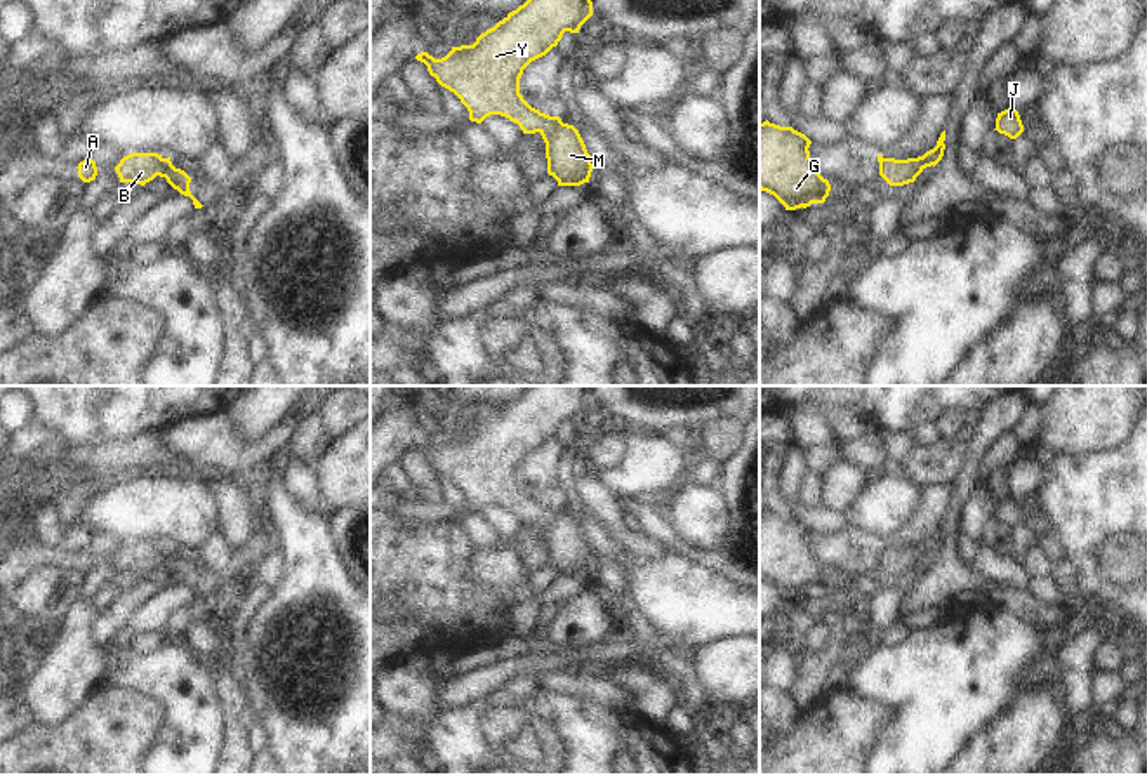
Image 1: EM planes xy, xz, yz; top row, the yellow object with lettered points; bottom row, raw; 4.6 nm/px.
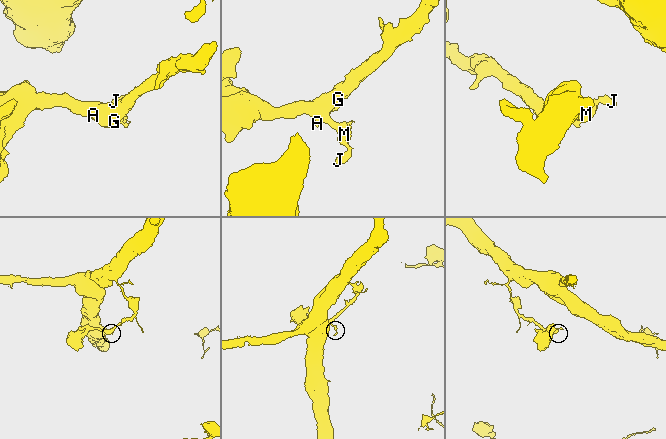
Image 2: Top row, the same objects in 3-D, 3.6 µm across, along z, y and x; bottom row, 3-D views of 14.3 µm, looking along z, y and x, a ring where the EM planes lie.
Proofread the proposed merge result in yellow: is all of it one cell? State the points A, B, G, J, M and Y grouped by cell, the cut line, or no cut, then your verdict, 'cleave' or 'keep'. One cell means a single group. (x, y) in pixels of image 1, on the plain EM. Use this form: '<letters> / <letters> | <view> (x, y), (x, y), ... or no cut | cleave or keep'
A B G J M Y | no cut | keep

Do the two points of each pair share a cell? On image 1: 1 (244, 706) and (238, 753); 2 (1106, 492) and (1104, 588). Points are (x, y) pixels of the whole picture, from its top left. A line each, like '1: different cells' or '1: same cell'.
1: same cell
2: same cell

